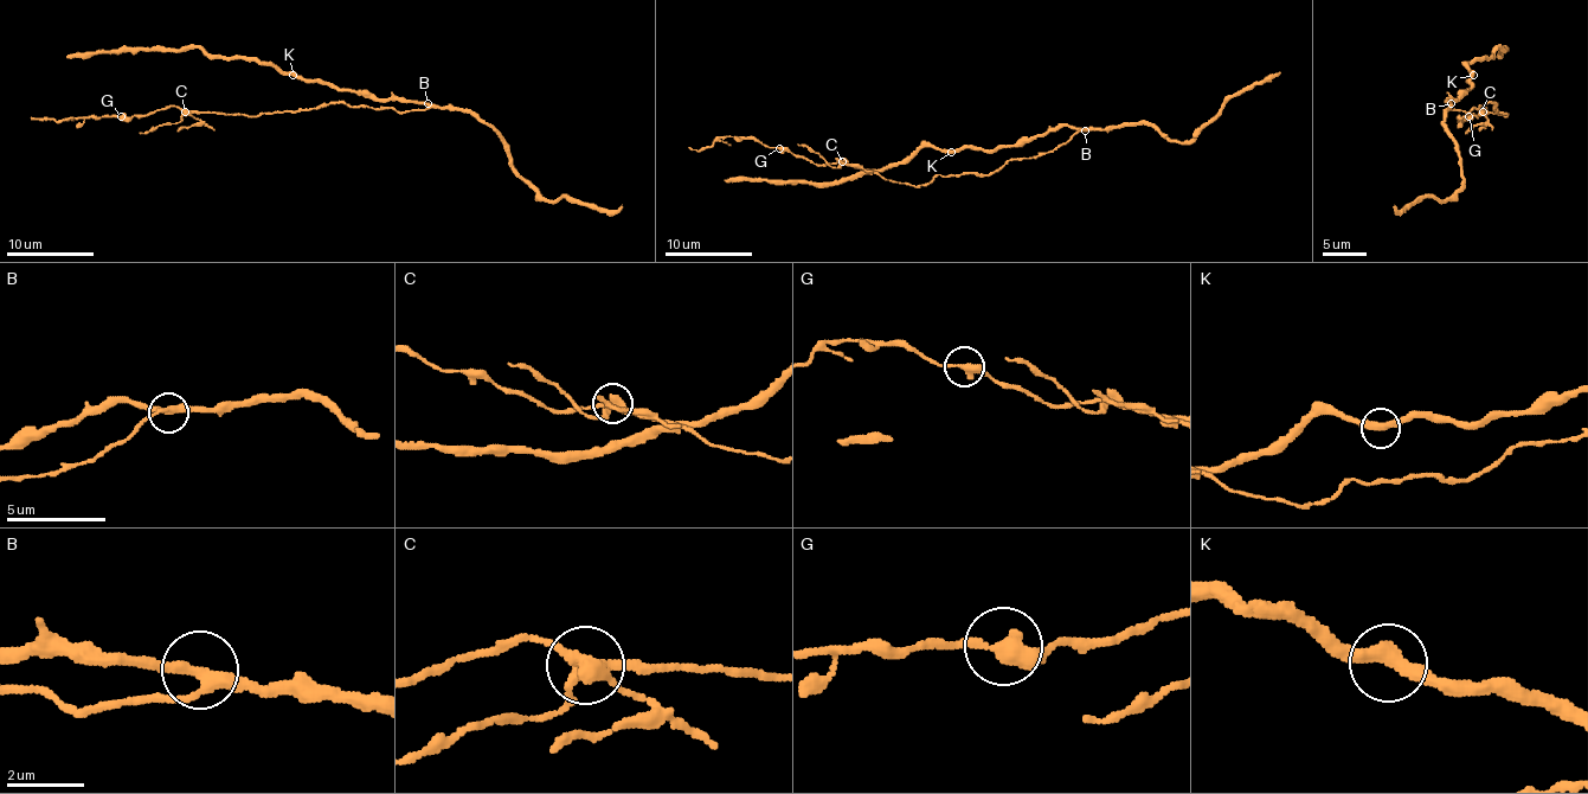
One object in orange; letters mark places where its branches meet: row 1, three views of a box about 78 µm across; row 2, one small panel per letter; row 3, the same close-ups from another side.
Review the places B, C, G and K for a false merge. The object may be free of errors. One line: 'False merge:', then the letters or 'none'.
False merge: C

